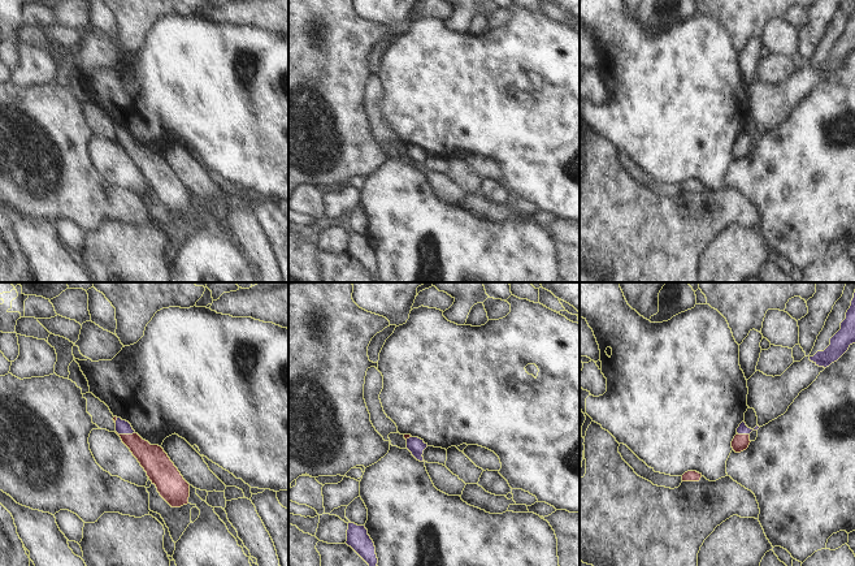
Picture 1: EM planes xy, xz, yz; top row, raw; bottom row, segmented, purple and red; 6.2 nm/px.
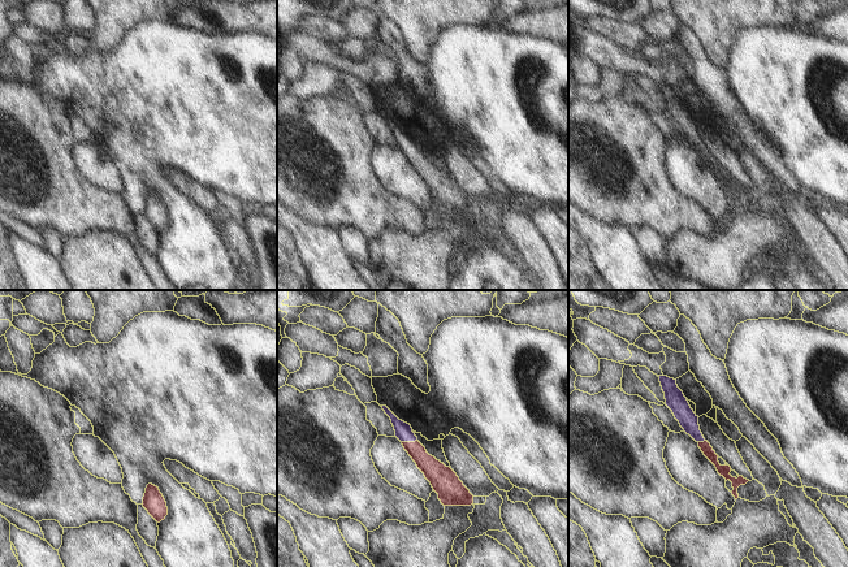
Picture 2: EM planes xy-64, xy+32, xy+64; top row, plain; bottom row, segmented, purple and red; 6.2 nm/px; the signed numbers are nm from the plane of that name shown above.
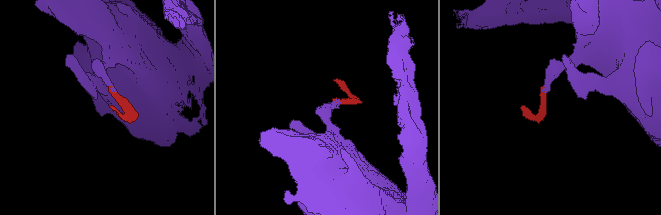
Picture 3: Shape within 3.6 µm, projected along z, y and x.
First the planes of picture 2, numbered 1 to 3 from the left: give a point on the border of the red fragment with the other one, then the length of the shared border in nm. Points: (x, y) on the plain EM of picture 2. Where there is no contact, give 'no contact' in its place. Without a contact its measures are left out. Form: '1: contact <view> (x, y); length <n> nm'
1: no contact
2: contact xy+32 (409, 150); length 100 nm
3: contact xy+64 (701, 150); length 40 nm

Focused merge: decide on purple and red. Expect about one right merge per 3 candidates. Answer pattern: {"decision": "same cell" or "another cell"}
{"decision": "same cell"}

